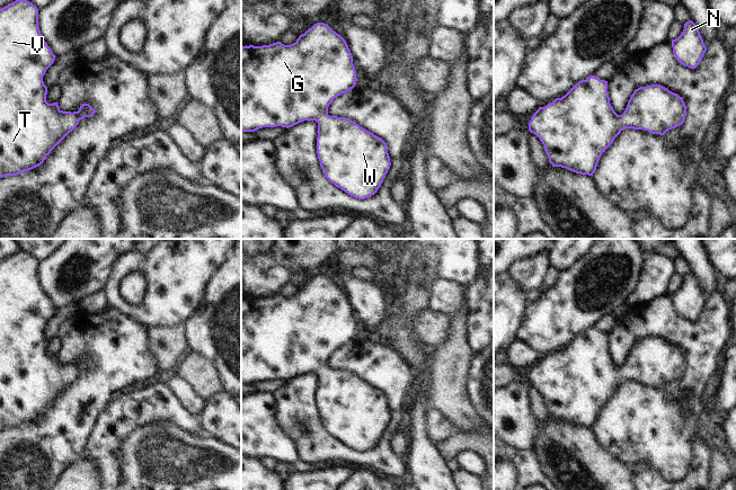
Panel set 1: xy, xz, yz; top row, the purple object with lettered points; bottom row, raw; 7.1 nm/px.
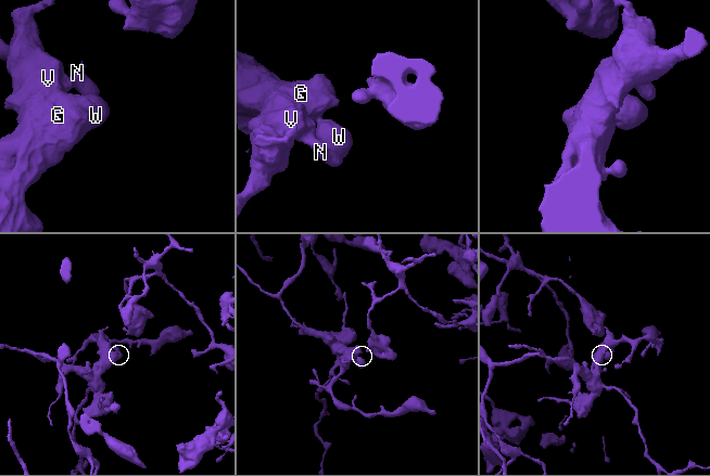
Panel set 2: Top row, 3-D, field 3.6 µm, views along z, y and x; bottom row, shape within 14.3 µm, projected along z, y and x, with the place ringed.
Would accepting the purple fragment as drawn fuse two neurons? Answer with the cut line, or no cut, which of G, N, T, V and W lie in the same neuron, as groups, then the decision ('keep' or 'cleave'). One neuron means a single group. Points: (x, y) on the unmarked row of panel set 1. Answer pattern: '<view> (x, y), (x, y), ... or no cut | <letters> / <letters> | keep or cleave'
no cut | G N T V W | keep

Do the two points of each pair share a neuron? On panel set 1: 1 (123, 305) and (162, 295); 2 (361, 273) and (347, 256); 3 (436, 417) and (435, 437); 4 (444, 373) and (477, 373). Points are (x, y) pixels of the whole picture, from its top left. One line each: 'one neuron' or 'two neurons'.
1: one neuron
2: two neurons
3: one neuron
4: two neurons

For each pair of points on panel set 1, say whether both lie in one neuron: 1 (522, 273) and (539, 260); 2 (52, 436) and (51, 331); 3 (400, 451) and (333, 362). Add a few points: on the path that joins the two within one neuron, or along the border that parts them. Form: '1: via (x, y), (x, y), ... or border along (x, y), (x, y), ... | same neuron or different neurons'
1: via (526, 272), (534, 265) | same neuron
2: border along (72, 313), (60, 326), (56, 335) | different neurons
3: border along (396, 430), (390, 438), (389, 447), (402, 457) | different neurons

